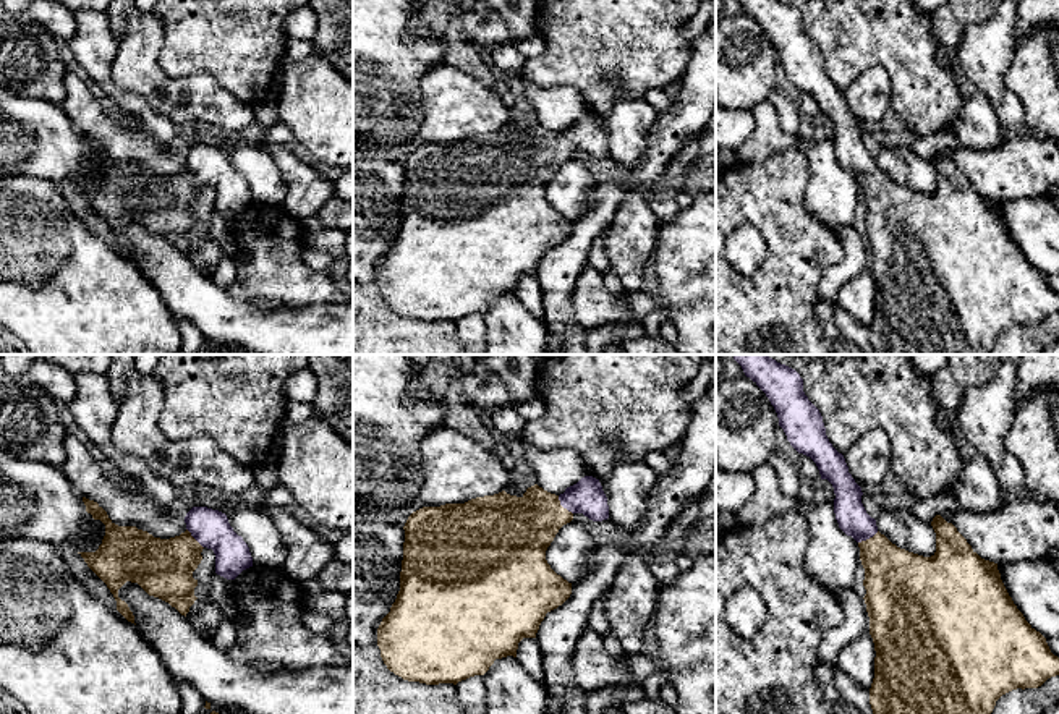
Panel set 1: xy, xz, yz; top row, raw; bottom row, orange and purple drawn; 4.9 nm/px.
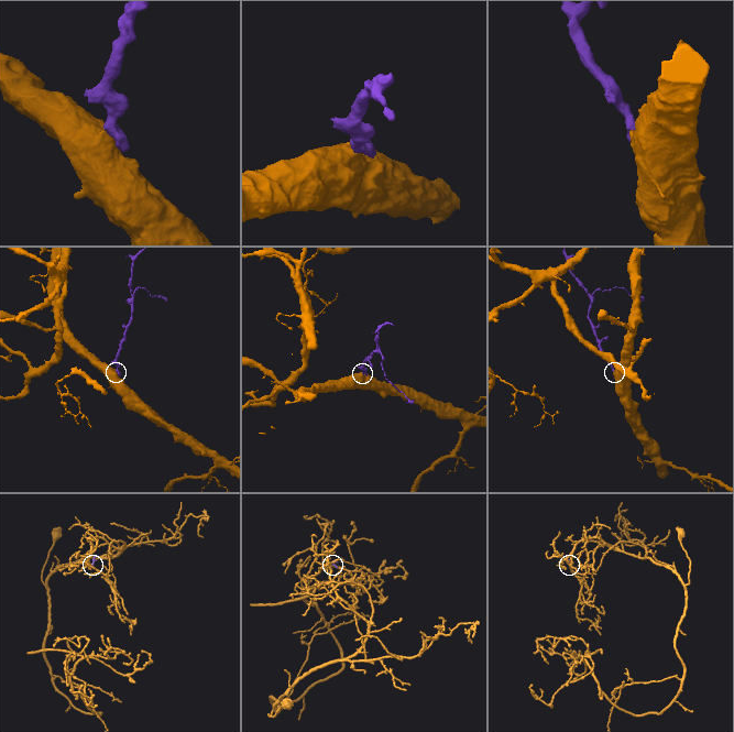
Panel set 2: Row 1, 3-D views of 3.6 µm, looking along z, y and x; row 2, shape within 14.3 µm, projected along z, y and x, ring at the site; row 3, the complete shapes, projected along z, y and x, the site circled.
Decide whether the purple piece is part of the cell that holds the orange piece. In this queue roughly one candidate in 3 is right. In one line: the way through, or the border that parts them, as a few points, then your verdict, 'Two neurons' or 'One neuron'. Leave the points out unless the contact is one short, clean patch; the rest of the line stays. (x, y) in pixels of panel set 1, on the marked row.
Path across: xz (517, 530), (561, 505), (586, 496). One neuron

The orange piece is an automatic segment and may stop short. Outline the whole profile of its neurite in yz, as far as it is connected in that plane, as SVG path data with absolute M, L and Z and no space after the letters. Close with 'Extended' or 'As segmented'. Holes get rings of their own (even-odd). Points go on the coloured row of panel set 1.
M768 355L732 356L745 376L769 398L790 445L798 453L810 457L816 463L821 479L832 484L839 528L858 542L865 568L866 594L863 599L876 651L874 678L870 688L873 714L991 714L1002 695L1017 688L1038 688L1048 678L1059 675L1059 657L1051 652L1046 638L1025 620L1014 604L1001 580L997 563L981 559L957 528L941 515L931 521L936 533L936 552L931 557L892 544L878 531L876 520L866 513L861 504L861 487L848 473L844 455L829 442L823 416L805 395L800 374Z. Extended

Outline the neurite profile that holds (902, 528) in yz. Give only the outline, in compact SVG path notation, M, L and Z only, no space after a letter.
M884 510L876 526L892 544L908 552L931 557L936 552L936 533L931 521L920 520L912 510Z

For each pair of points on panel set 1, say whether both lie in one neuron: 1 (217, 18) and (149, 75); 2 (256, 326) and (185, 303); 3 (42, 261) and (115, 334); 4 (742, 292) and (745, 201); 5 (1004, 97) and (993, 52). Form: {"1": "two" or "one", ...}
{"1": "two", "2": "one", "3": "one", "4": "one", "5": "one"}

